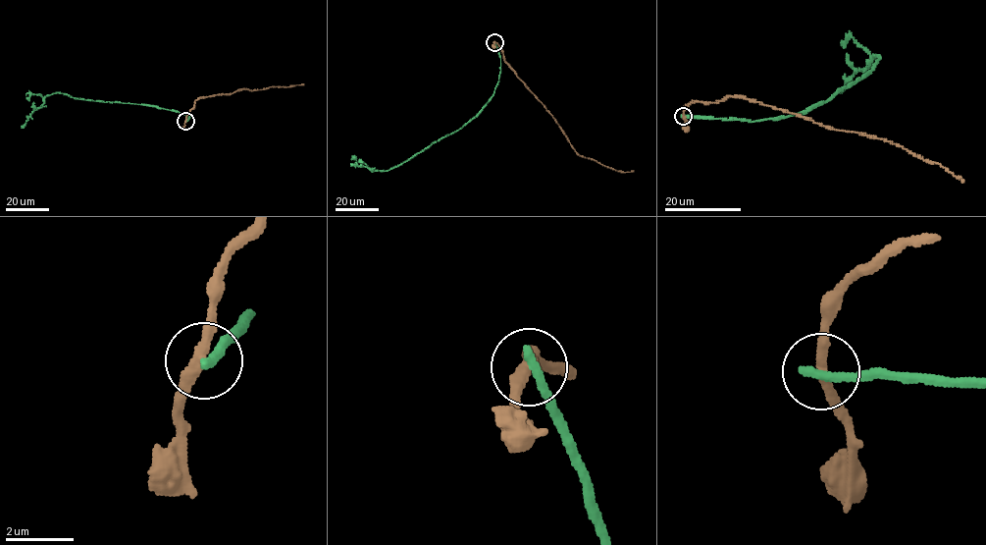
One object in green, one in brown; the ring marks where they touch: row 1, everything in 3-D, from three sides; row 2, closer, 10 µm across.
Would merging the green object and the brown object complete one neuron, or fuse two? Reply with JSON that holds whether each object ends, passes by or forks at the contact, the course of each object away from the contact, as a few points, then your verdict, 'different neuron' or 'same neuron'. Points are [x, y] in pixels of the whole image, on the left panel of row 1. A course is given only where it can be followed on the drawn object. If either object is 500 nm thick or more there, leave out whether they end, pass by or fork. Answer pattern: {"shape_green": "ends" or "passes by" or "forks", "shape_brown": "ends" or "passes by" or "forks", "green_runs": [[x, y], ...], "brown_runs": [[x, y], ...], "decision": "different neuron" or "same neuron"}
{"shape_green": "ends", "shape_brown": "passes by", "green_runs": [[185, 121], [189, 117], [187, 114], [177, 111], [53, 93], [47, 95], [22, 128]], "brown_runs": [[185, 121], [195, 100], [200, 97], [245, 88], [304, 84]], "decision": "different neuron"}

